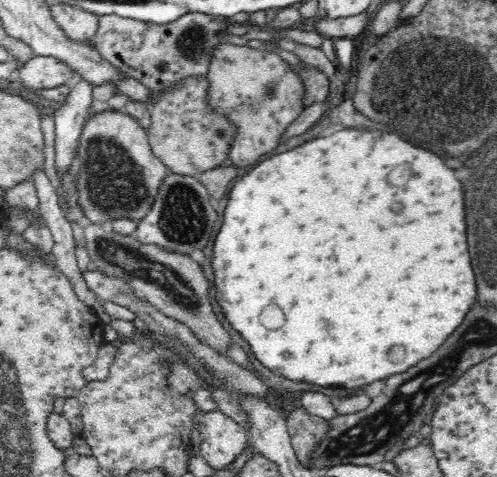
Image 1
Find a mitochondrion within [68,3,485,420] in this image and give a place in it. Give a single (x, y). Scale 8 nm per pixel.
(114, 182)

